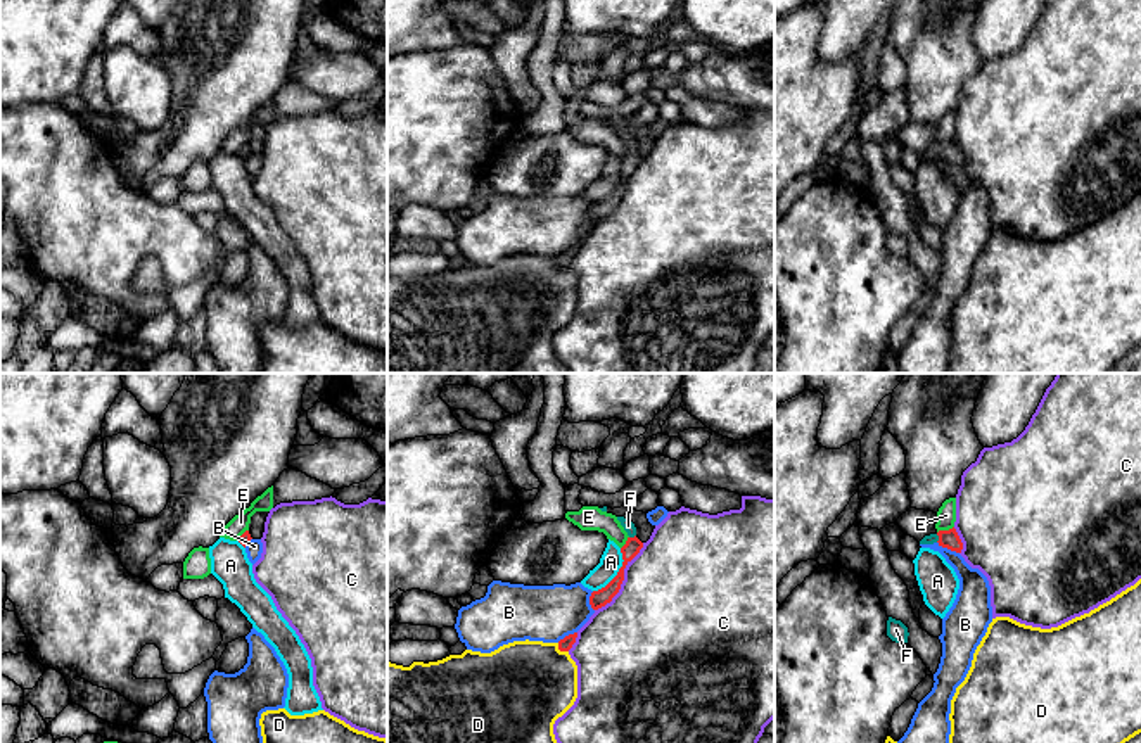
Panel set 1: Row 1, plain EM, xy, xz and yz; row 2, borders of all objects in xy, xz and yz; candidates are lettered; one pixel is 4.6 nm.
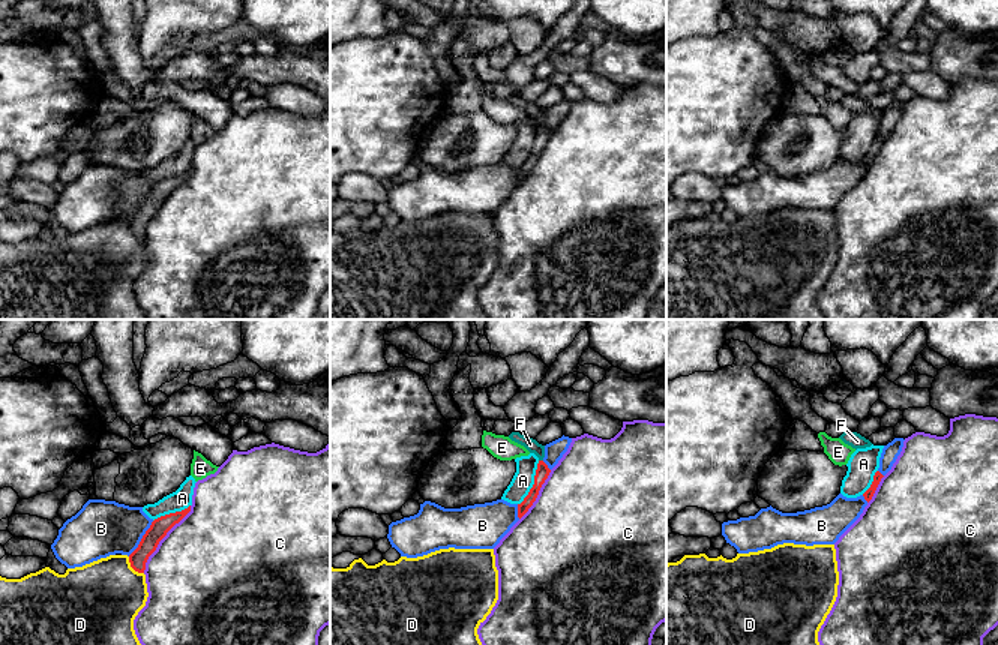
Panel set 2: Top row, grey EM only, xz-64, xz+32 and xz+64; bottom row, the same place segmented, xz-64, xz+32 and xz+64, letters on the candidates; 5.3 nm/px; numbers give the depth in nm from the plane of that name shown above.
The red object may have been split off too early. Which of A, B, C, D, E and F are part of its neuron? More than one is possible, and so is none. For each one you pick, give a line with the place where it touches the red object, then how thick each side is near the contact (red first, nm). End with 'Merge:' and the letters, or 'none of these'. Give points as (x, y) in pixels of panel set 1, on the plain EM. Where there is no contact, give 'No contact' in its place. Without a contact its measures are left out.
F: Touches red at xz (631, 151). Thickness 80 nm (red) against 50 nm
Merge: F

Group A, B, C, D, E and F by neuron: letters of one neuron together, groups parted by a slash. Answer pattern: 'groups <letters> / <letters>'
groups A / B / C / D / E / F

